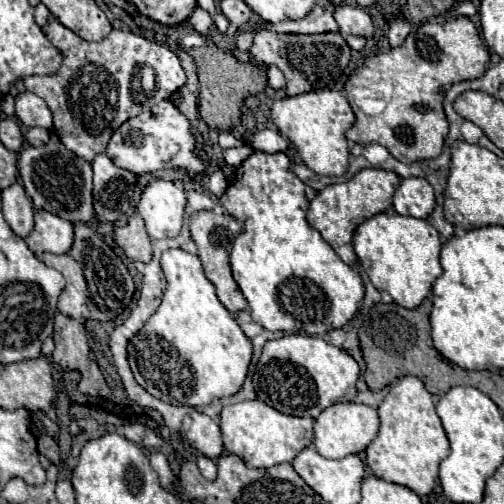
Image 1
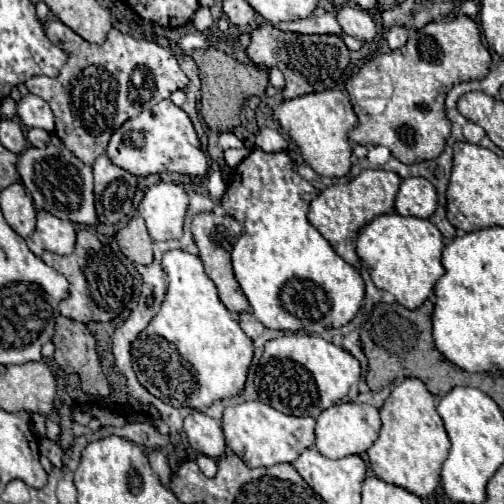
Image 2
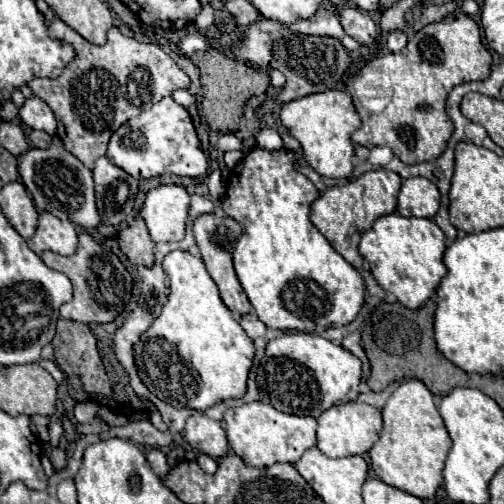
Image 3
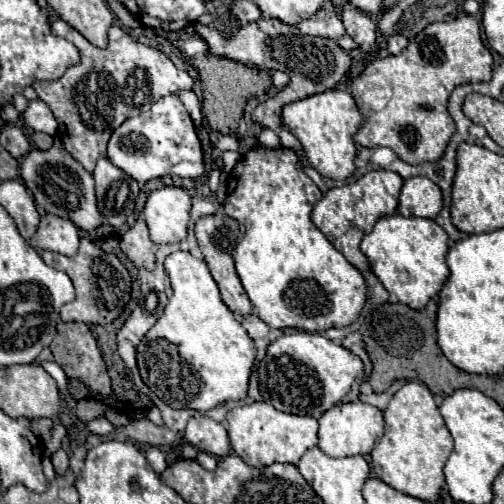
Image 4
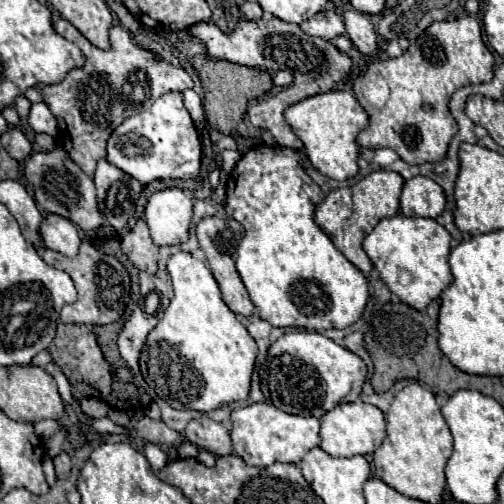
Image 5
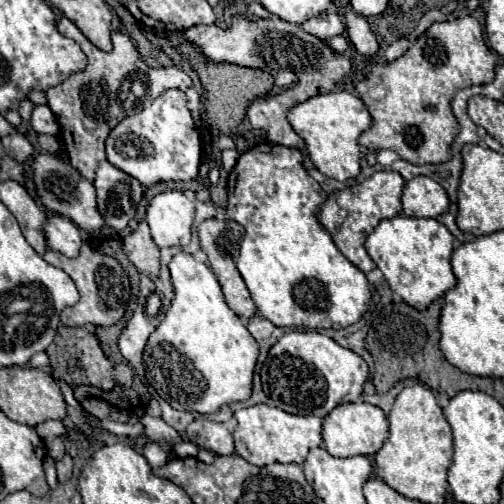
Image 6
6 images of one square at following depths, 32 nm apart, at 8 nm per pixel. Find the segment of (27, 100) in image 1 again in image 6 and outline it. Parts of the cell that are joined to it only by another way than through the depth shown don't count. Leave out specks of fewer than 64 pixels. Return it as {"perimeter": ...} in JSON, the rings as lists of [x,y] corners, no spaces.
{"perimeter":[[[44,104],[34,106],[30,124],[32,124],[32,128],[34,128],[38,134],[52,134],[52,136],[56,136],[56,134],[60,132],[56,116],[52,118],[52,110],[50,110],[48,106],[44,106]]]}

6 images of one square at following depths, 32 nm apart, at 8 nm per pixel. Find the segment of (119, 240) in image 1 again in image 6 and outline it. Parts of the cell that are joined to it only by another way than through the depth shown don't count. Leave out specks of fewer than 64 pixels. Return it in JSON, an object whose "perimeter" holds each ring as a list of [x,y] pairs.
{"perimeter":[[[142,220],[138,222],[138,228],[128,234],[124,238],[122,244],[124,254],[128,256],[128,260],[144,274],[150,274],[150,278],[158,278],[158,270],[160,270],[160,250],[154,244],[152,236],[150,236],[150,228],[148,224]]]}

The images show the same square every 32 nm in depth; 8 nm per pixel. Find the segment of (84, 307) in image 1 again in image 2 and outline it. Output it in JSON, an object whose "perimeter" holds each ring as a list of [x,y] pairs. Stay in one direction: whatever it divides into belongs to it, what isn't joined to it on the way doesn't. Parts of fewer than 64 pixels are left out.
{"perimeter":[[[78,226],[76,230],[76,248],[68,256],[58,256],[52,252],[44,252],[40,256],[44,264],[56,268],[60,274],[66,276],[70,284],[68,298],[60,302],[60,314],[68,316],[72,320],[80,322],[110,322],[114,320],[130,302],[132,298],[132,276],[128,274],[126,266],[118,260],[118,256],[112,254],[110,246],[102,244],[94,232],[90,232],[84,226]]]}

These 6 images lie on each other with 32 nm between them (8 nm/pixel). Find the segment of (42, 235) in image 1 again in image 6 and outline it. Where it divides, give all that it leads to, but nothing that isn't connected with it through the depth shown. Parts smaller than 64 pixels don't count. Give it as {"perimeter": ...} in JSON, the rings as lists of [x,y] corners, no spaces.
{"perimeter":[[[58,214],[48,216],[48,220],[44,222],[44,236],[50,250],[62,252],[68,258],[74,258],[82,244],[80,230],[76,228],[76,224],[72,224],[72,220]]]}

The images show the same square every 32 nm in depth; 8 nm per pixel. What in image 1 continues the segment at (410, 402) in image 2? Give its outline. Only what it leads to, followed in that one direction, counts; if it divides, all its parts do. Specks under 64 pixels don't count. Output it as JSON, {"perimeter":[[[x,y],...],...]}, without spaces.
{"perimeter":[[[402,376],[394,382],[378,406],[380,430],[372,444],[366,448],[366,462],[370,470],[394,484],[414,490],[418,496],[430,494],[438,480],[438,466],[450,454],[450,444],[440,418],[434,410],[432,394],[416,376]]]}

